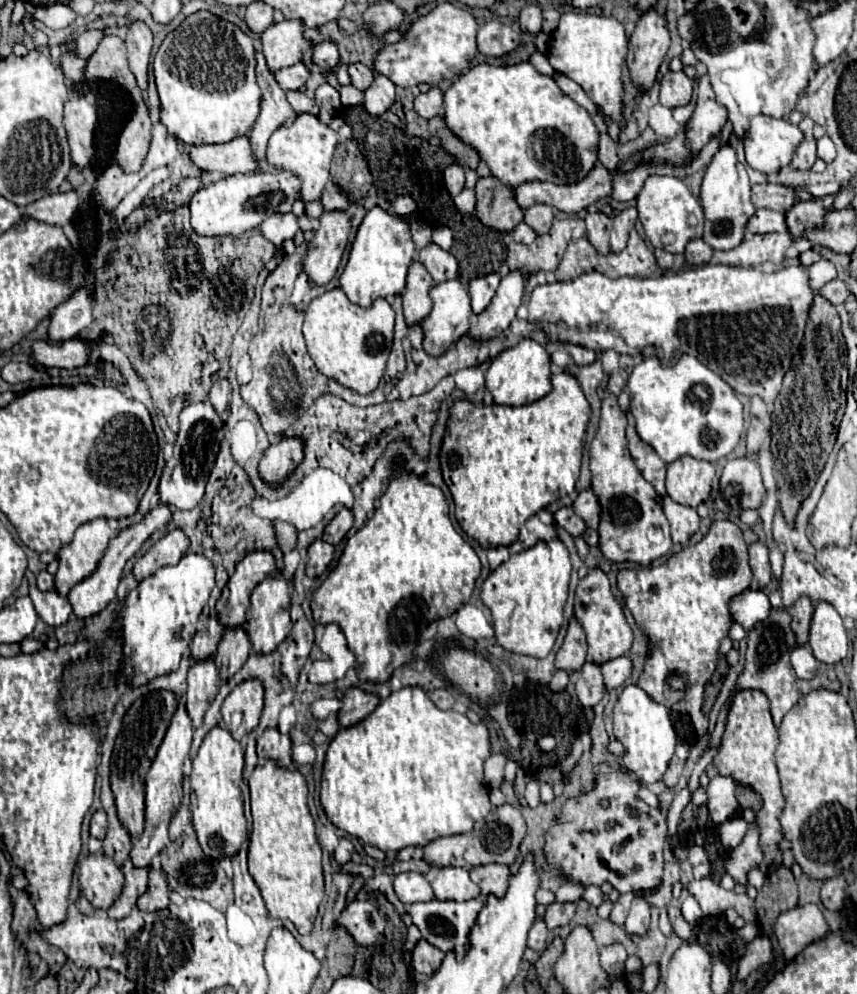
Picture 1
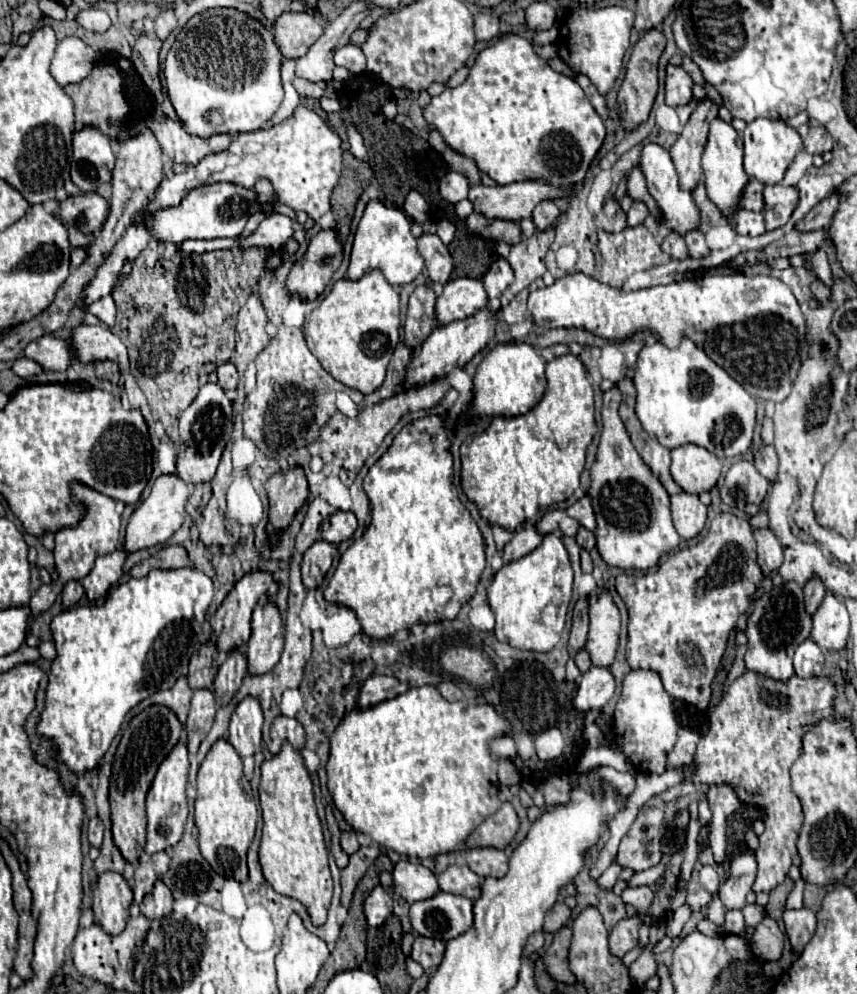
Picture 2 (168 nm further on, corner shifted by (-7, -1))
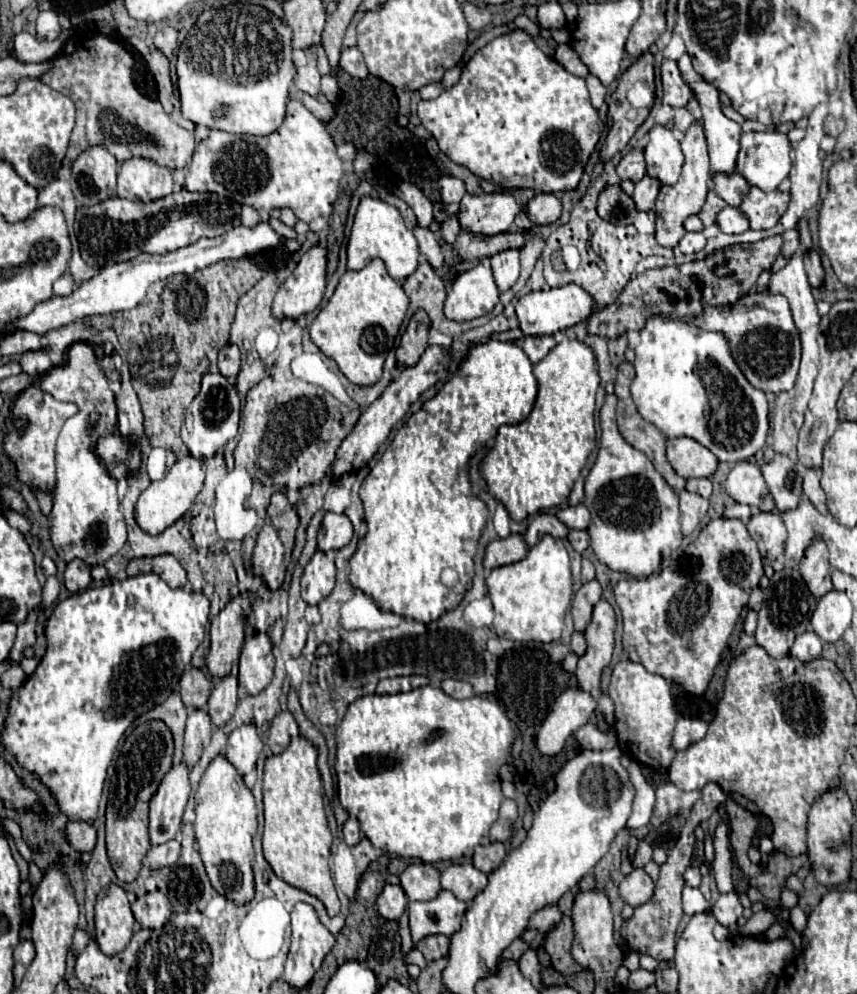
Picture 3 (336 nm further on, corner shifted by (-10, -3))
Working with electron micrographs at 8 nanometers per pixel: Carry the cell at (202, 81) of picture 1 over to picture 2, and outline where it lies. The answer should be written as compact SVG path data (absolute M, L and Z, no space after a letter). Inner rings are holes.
M215 8L193 16L177 34L163 66L169 100L191 136L243 134L259 130L277 112L283 100L279 78L281 52L273 42L273 34L257 20L235 8Z

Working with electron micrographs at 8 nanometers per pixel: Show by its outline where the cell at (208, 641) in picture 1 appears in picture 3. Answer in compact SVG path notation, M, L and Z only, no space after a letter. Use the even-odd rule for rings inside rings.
M200 668L184 670L180 678L180 696L186 708L206 708L210 696L210 678Z

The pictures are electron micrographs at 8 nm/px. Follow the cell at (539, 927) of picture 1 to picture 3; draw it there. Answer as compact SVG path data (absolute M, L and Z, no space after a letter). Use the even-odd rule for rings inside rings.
M516 938L516 942L512 942L512 944L508 946L508 950L504 950L502 960L518 960L526 950L528 950L528 944L526 944L524 940Z

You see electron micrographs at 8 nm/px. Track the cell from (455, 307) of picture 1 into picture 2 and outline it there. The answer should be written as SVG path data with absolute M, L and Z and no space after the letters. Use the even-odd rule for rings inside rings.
M453 278L445 284L443 294L437 298L435 318L441 326L475 316L481 308L487 306L487 294L481 280L471 278Z

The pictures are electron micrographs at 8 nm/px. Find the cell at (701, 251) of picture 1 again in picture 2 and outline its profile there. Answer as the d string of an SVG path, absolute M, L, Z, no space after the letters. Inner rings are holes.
M699 230L689 232L685 236L685 242L687 242L687 250L689 250L689 256L691 258L705 258L709 254L709 248L705 244L705 236Z

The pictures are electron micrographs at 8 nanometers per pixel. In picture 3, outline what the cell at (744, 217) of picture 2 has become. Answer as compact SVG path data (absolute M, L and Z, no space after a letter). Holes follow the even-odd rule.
M726 206L724 210L718 212L716 226L726 234L740 234L750 228L746 216L738 208L732 208L732 206Z

